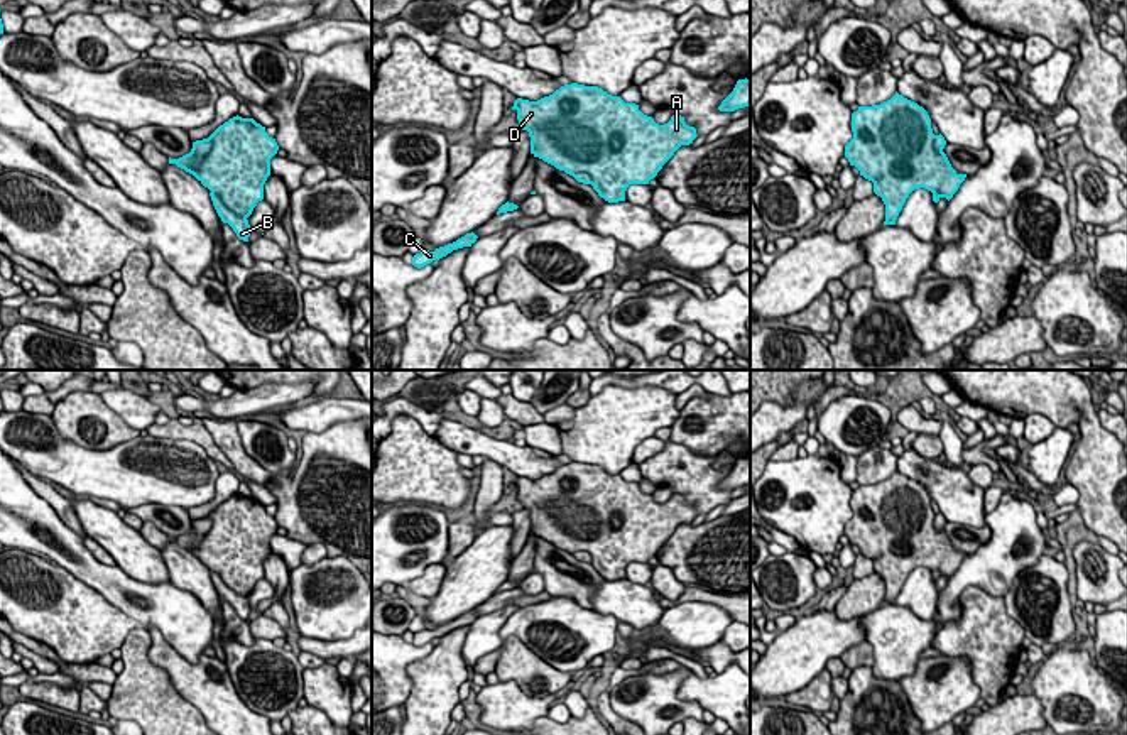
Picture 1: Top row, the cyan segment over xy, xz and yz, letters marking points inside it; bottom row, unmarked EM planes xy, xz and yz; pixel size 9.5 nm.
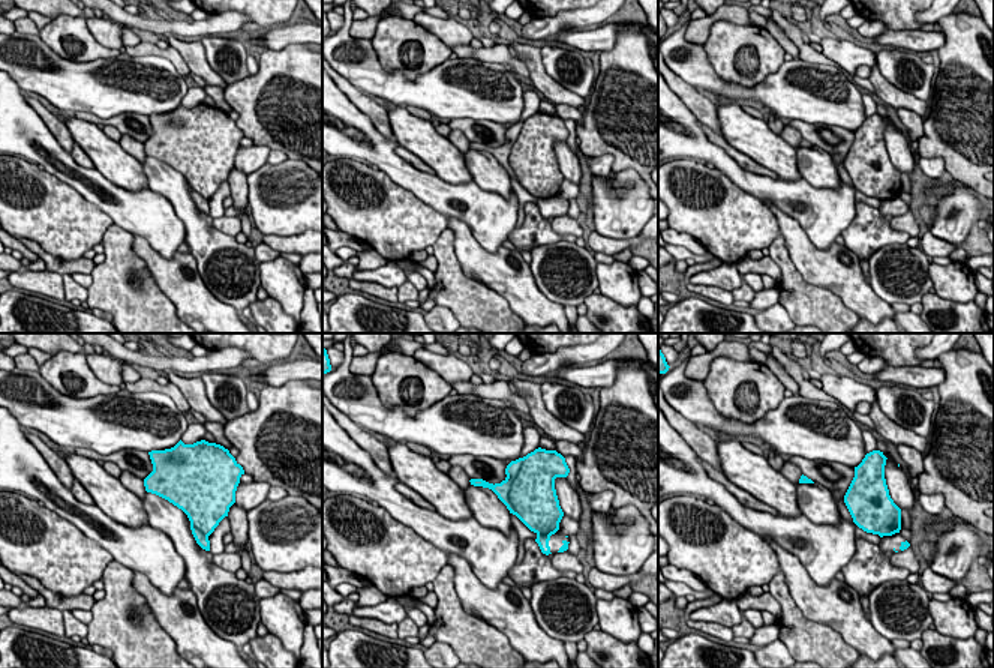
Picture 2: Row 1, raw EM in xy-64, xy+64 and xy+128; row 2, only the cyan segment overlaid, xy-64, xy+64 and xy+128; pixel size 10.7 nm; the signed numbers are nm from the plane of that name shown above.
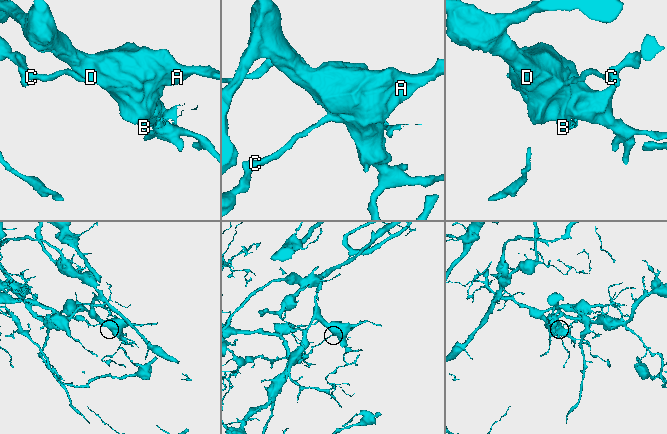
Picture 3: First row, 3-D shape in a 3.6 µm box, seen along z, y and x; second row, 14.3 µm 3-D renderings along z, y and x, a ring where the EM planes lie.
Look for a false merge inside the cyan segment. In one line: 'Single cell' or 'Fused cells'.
Fused cells

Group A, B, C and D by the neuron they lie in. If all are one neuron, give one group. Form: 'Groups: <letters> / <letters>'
Groups: A D / B C

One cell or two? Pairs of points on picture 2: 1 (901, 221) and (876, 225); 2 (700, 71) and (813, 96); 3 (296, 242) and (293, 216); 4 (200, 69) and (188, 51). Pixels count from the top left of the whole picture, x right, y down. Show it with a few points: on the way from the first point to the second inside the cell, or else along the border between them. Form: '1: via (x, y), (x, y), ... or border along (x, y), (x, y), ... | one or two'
1: border along (888, 221), (892, 228), (903, 230), (910, 236) | two
2: via (729, 90), (784, 92) | one
3: border along (306, 230), (287, 236), (263, 236) | two
4: via (198, 65), (192, 56) | one

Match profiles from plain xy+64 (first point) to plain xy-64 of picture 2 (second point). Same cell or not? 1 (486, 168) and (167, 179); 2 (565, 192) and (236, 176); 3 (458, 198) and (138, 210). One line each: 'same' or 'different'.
1: same
2: different
3: same

